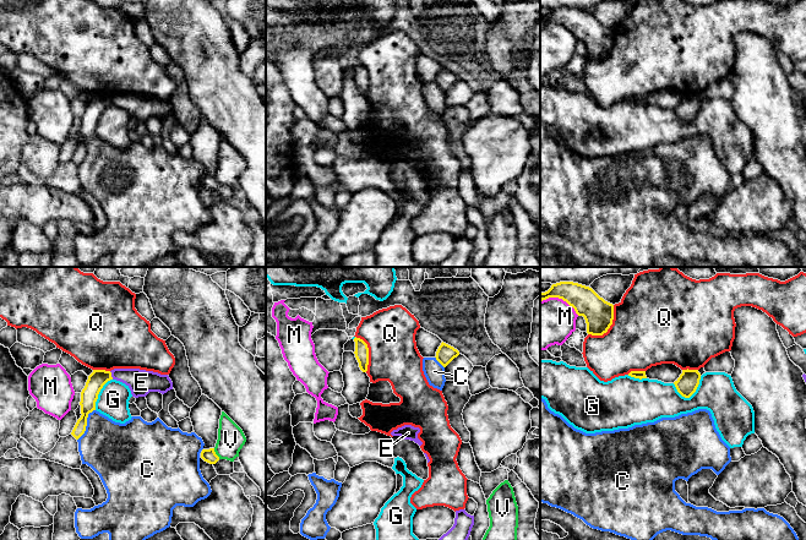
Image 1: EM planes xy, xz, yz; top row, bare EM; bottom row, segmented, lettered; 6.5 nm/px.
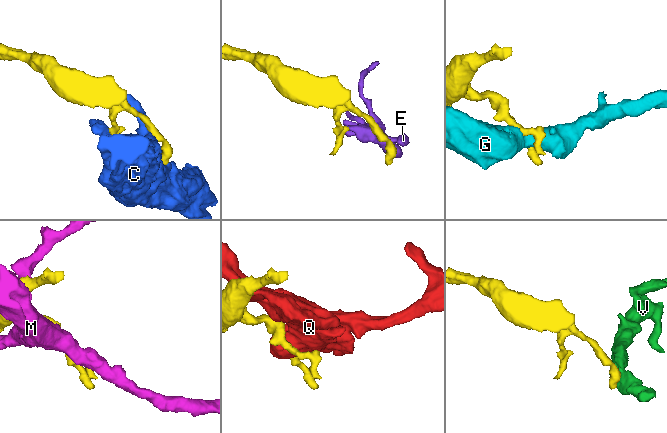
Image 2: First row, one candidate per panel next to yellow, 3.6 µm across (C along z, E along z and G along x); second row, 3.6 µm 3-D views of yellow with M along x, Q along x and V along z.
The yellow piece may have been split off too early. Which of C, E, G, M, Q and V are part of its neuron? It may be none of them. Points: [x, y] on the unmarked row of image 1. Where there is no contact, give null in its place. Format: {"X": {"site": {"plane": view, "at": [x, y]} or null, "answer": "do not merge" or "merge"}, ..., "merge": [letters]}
{"C": {"site": {"plane": "xy", "at": [86, 150]}, "answer": "do not merge"}, "E": {"site": {"plane": "xy", "at": [110, 101]}, "answer": "do not merge"}, "G": {"site": {"plane": "yz", "at": [690, 121]}, "answer": "do not merge"}, "M": {"site": {"plane": "yz", "at": [560, 23]}, "answer": "do not merge"}, "Q": {"site": {"plane": "yz", "at": [609, 53]}, "answer": "do not merge"}, "V": {"site": {"plane": "xy", "at": [214, 179]}, "answer": "do not merge"}, "merge": []}

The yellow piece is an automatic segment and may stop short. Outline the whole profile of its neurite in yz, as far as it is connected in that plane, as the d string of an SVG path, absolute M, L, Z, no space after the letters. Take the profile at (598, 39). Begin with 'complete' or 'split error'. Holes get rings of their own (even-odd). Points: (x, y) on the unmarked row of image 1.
complete; M560 7L540 18L540 27L559 23L572 32L578 42L587 49L587 59L603 61L608 58L614 45L614 31L600 23L592 13L573 9Z

